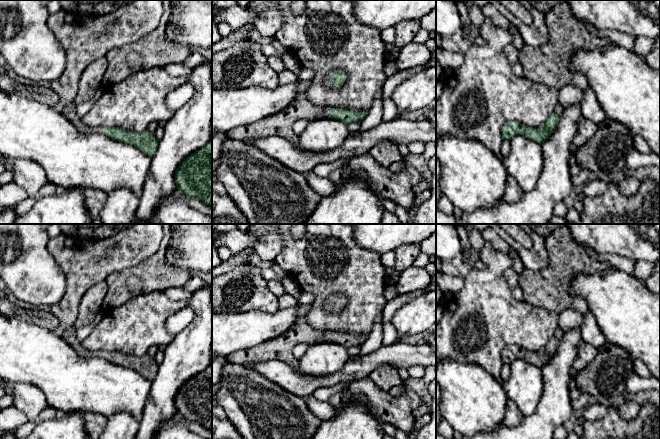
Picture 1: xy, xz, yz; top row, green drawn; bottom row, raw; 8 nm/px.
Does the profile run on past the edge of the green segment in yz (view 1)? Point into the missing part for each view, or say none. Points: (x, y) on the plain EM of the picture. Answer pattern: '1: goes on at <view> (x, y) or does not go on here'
1: does not go on here

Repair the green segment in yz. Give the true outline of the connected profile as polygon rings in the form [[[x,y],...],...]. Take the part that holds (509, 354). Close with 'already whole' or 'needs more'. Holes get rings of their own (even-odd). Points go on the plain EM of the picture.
[[[554,336],[540,351],[532,352],[519,346],[506,347],[502,352],[502,363],[511,364],[515,359],[521,358],[526,362],[542,368],[554,356],[559,345],[559,339]]]; already whole

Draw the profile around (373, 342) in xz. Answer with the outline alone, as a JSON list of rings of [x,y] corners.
[[[380,315],[375,322],[375,325],[368,335],[367,339],[363,342],[360,346],[361,353],[363,355],[367,355],[376,351],[382,346],[382,339],[383,339],[383,330],[382,330],[382,316]]]

